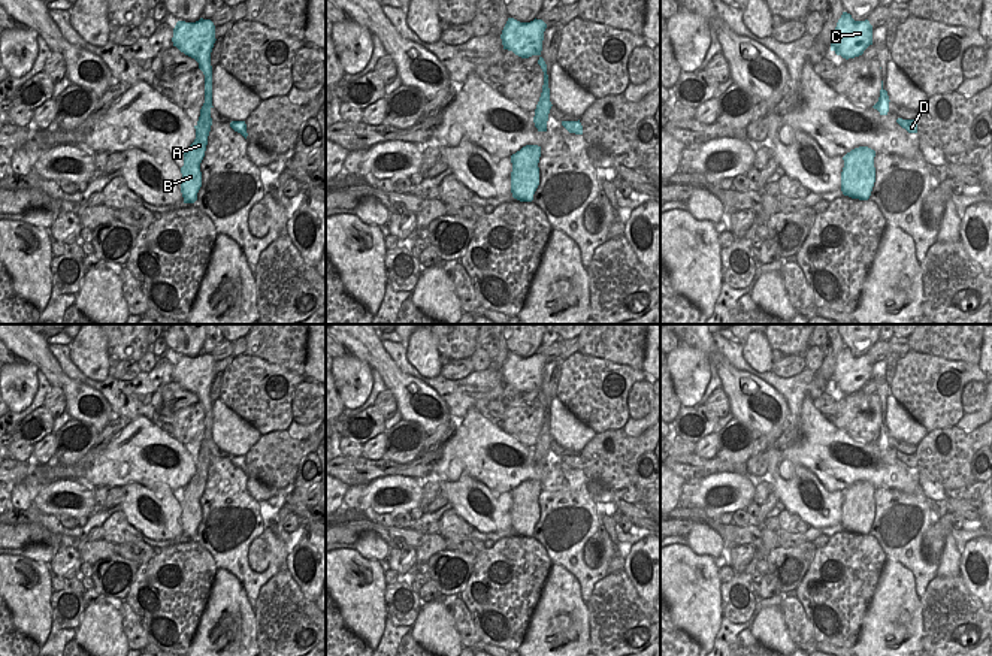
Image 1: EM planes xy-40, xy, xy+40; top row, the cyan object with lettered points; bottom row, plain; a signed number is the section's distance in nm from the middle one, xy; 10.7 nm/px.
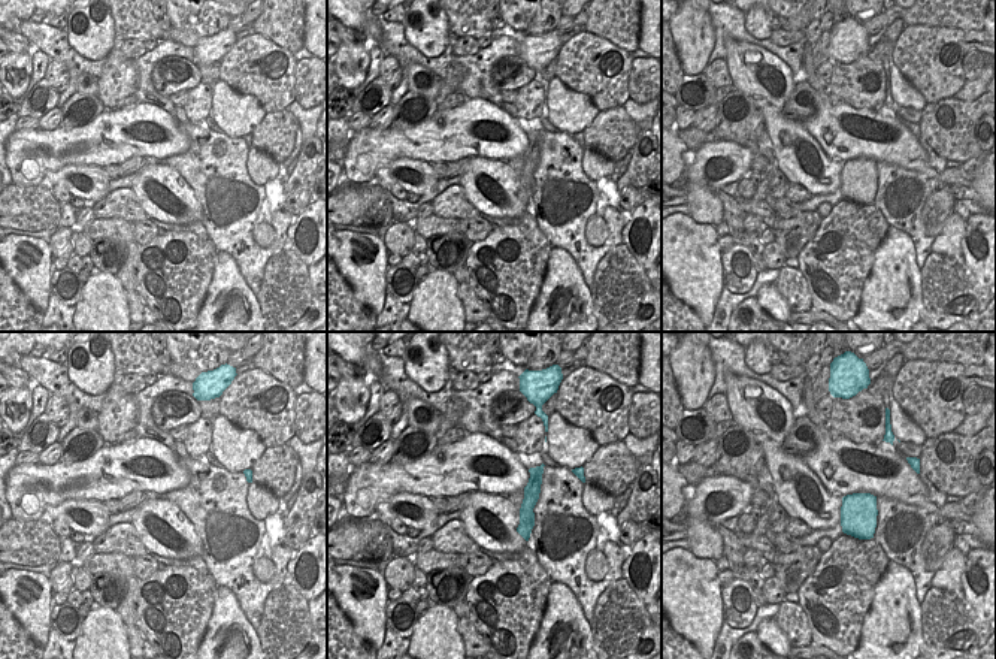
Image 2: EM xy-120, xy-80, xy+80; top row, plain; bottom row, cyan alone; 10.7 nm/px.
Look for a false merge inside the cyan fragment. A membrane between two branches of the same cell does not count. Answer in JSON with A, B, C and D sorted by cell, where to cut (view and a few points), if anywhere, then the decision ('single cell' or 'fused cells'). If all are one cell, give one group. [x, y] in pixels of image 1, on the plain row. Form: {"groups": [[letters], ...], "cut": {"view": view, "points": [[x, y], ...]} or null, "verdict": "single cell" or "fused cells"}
{"groups": [["A", "B", "C", "D"]], "cut": null, "verdict": "single cell"}

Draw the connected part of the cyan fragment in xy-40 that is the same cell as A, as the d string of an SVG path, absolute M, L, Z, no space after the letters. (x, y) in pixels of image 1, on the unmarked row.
M200 353L196 357L178 356L173 363L173 381L199 397L205 409L205 438L196 463L196 474L184 487L184 501L181 502L181 527L184 538L194 538L202 522L200 498L205 492L208 471L212 460L212 400L211 387L215 378L215 360L211 354Z

